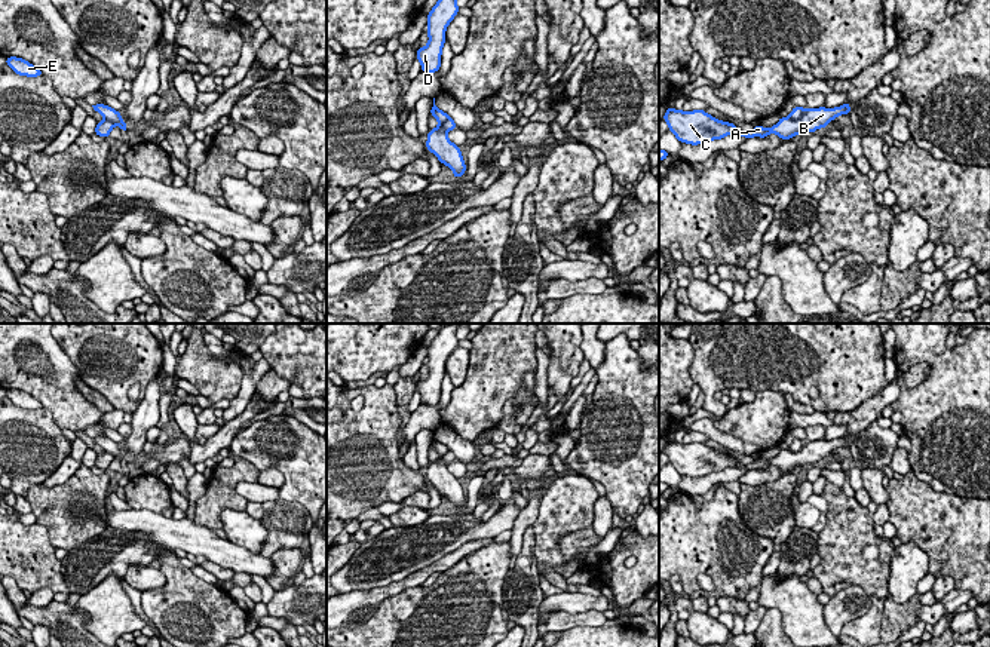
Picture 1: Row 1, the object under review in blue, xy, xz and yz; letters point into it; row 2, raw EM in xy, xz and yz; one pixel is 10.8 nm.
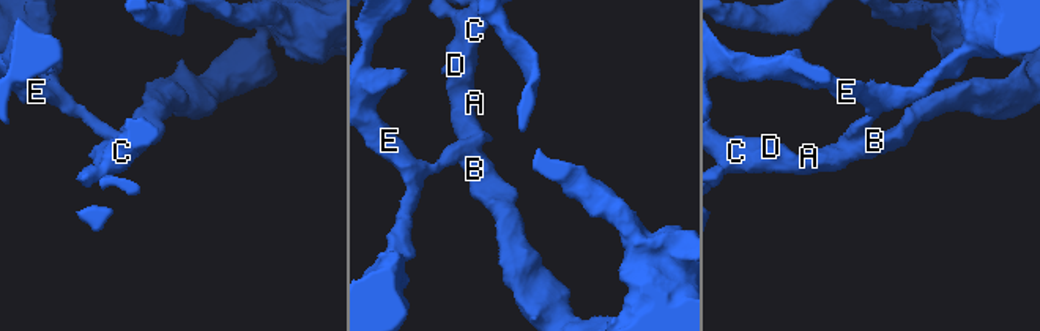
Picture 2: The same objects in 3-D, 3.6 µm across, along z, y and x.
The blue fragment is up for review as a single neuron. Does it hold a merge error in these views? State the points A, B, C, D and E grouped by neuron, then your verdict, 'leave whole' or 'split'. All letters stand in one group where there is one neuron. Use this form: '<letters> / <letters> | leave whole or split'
A B C D / E | split

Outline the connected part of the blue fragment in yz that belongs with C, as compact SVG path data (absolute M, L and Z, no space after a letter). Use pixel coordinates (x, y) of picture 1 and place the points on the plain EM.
M848 435L834 441L807 441L799 453L781 450L779 454L769 462L755 457L755 460L750 464L741 464L733 456L718 453L704 442L683 444L666 441L663 453L668 456L669 463L680 475L698 478L709 475L712 472L721 472L726 467L764 470L769 466L776 466L781 472L790 472L794 467L815 464L819 460L825 460L837 448L849 448L849 444L850 438Z

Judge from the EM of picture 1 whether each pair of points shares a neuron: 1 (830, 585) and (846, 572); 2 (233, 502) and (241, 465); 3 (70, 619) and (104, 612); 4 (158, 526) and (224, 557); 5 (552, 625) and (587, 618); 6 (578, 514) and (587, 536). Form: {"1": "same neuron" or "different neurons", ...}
{"1": "same neuron", "2": "same neuron", "3": "different neurons", "4": "same neuron", "5": "same neuron", "6": "different neurons"}

